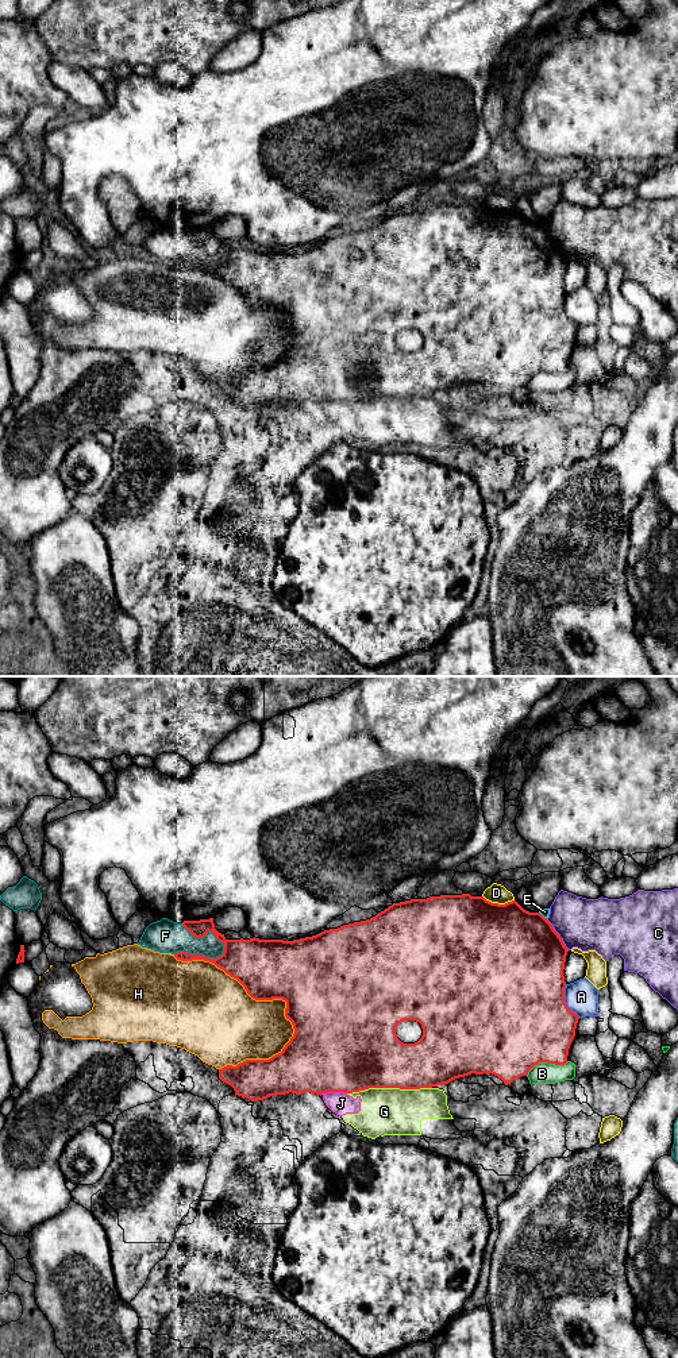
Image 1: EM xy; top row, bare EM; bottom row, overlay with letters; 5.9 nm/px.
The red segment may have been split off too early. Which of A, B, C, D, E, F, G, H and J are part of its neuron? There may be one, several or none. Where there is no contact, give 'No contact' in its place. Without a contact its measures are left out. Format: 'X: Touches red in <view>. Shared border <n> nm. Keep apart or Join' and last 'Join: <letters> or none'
A: Touches red in xy. Shared border 220 nm. Keep apart
B: Touches red in xy. Shared border 260 nm. Keep apart
C: Touches red in xy. Shared border 240 nm. Keep apart
D: Touches red in xy. Shared border 190 nm. Keep apart
E: Touches red in xy. Shared border 60 nm. Keep apart
F: Touches red in xy. Shared border 320 nm. Keep apart
G: Touches red in xy. Shared border 500 nm. Keep apart
H: Touches red in xy. Shared border 850 nm. Keep apart
J: Touches red in xy. Shared border 160 nm. Keep apart
Join: none

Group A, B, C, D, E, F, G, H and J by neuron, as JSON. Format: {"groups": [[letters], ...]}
{"groups": [["A", "E"], ["B"], ["C"], ["D"], ["F"], ["G", "J"], ["H"]]}

